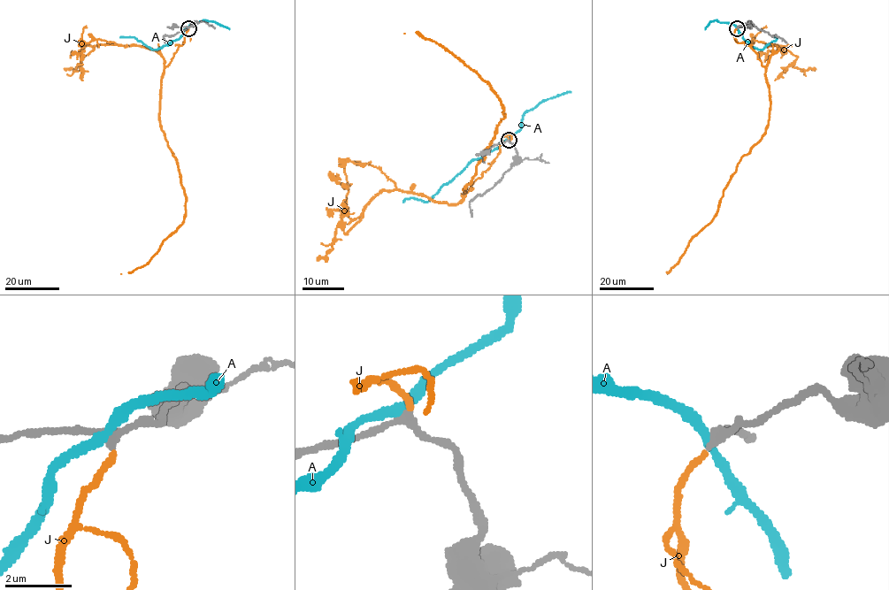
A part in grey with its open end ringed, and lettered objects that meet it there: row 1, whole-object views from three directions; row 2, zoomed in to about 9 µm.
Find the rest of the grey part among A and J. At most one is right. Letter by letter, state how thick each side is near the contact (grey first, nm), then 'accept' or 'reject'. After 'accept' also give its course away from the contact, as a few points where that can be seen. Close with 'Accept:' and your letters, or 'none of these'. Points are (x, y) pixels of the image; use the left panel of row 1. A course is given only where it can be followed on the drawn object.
A: calibres 280 and 280 nm; reject
J: calibres 260 and 180 nm; accept; course (188, 28), (164, 68), (159, 101), (159, 125), (178, 164), (185, 217), (145, 264), (120, 273)
Accept: J

